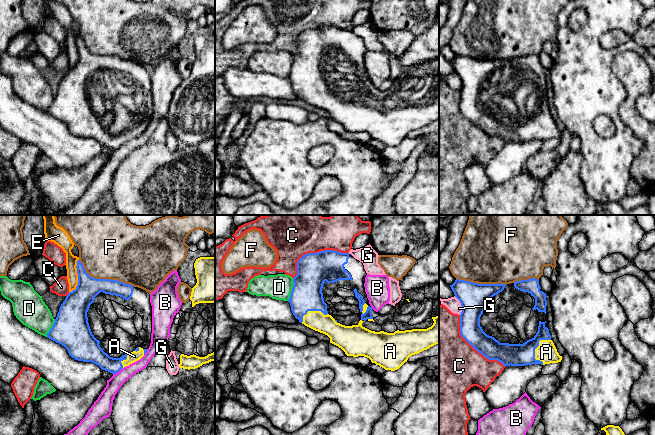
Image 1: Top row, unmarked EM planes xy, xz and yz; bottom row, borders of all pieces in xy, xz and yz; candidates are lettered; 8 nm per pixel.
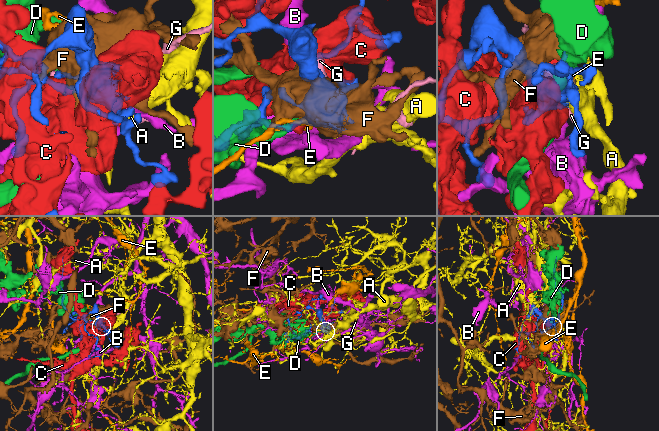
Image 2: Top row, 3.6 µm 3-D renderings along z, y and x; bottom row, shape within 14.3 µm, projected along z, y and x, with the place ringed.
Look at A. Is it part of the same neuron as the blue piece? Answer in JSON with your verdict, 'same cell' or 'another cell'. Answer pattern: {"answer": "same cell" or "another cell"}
{"answer": "same cell"}

